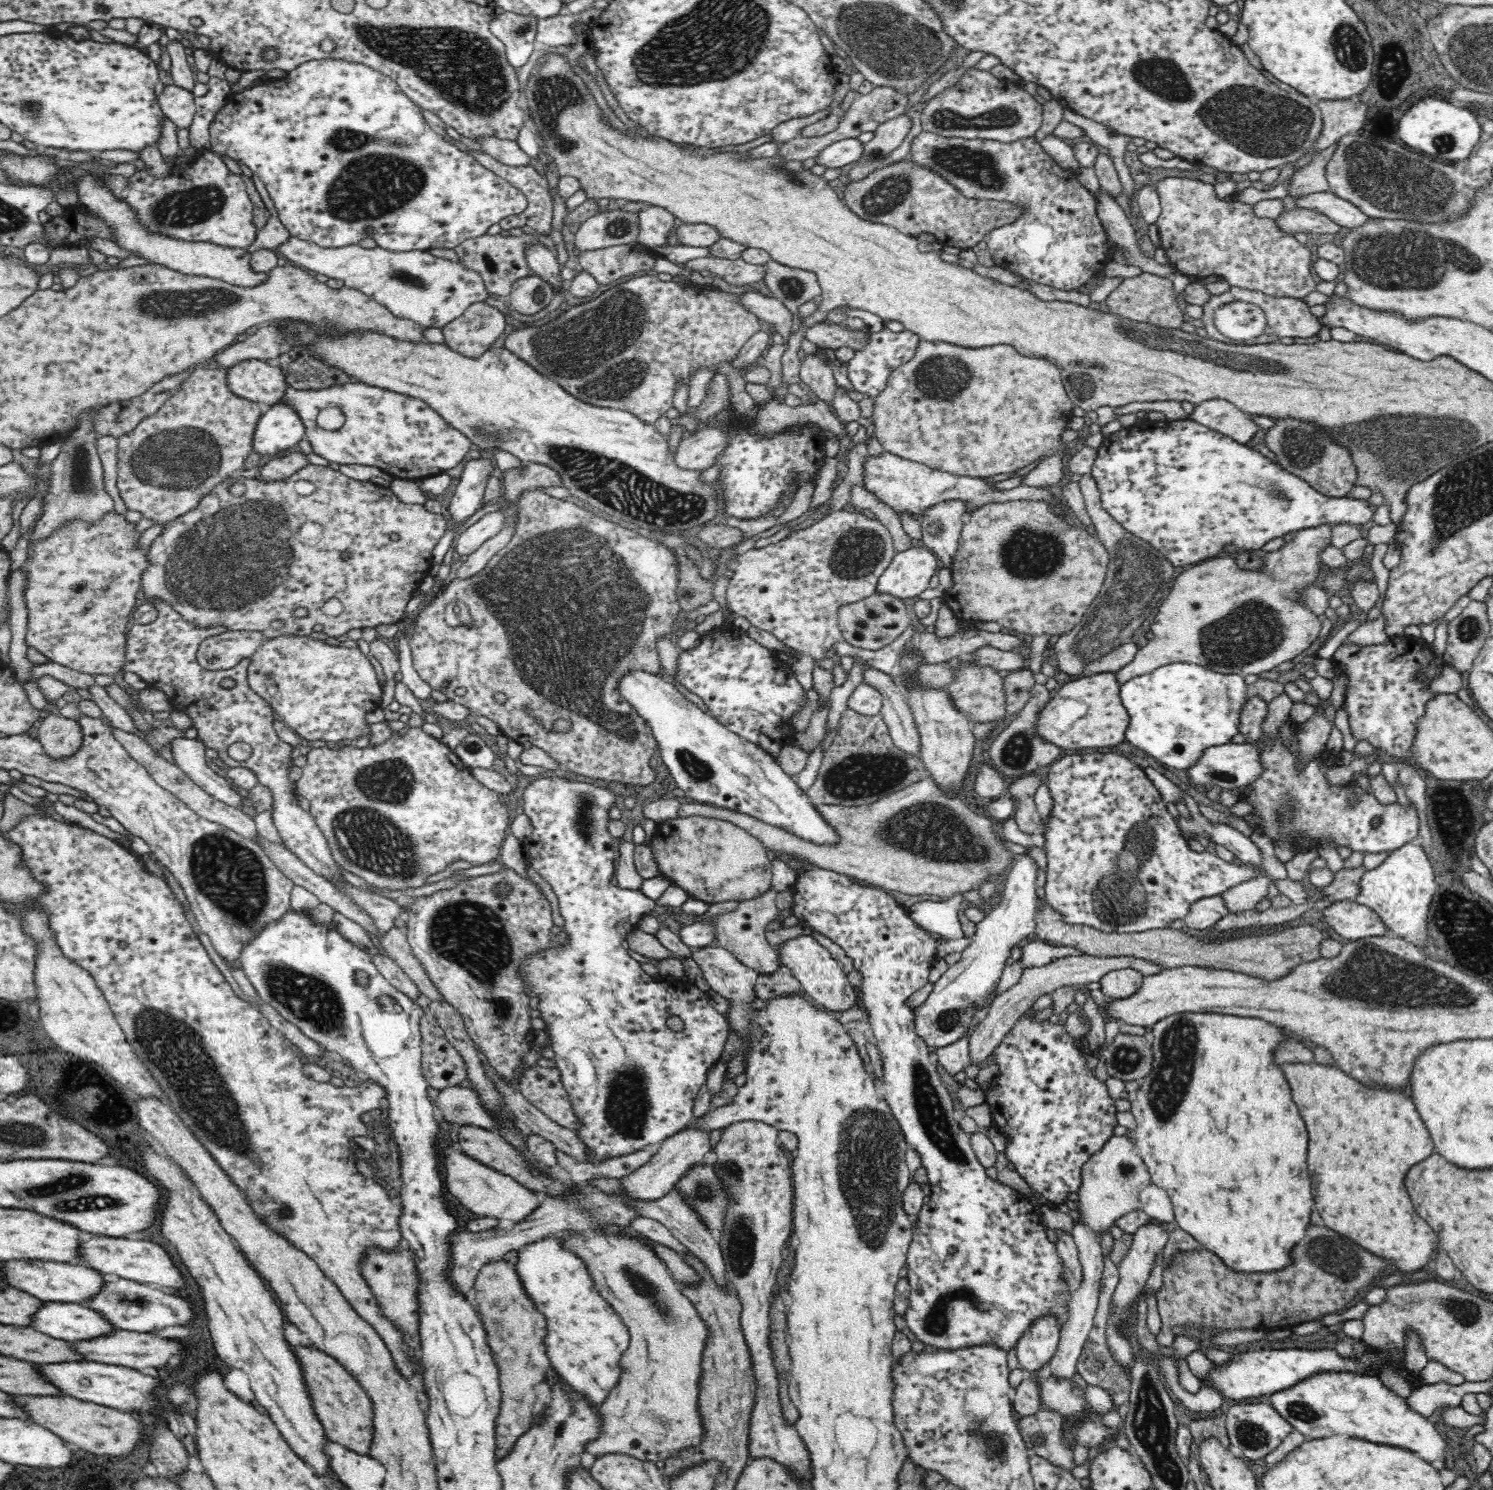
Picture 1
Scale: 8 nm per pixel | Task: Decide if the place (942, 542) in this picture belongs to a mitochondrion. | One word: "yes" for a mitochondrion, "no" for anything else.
no

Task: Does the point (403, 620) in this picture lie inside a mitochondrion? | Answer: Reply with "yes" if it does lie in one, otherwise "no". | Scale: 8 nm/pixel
no

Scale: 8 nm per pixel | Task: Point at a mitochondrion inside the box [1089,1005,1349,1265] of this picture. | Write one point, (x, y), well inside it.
(1179, 1043)

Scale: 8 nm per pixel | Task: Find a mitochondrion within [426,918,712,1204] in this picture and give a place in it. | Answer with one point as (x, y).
(628, 1101)

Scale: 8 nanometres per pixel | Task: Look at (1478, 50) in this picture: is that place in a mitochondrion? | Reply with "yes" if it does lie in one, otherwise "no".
yes

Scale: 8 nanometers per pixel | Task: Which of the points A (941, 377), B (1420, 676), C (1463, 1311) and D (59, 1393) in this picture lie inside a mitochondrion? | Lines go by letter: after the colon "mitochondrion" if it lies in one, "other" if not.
A: mitochondrion
B: other
C: mitochondrion
D: other

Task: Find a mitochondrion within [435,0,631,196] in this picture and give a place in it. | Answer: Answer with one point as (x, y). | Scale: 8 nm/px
(554, 96)

